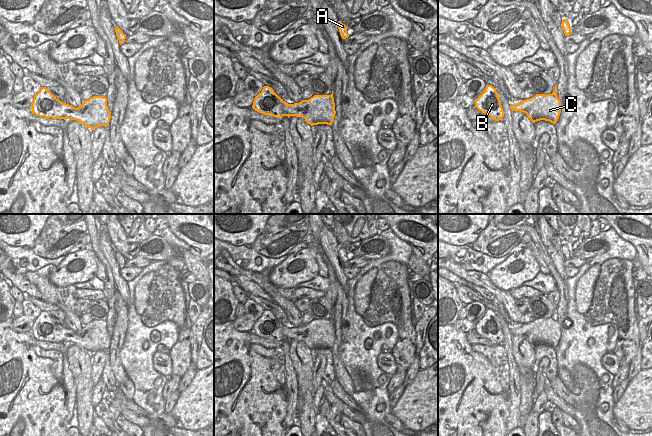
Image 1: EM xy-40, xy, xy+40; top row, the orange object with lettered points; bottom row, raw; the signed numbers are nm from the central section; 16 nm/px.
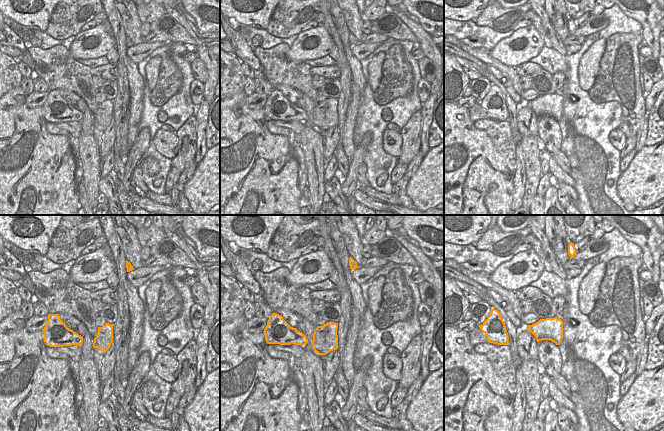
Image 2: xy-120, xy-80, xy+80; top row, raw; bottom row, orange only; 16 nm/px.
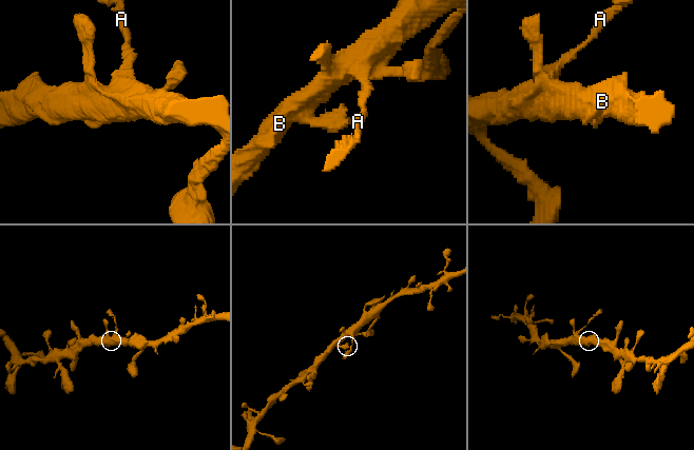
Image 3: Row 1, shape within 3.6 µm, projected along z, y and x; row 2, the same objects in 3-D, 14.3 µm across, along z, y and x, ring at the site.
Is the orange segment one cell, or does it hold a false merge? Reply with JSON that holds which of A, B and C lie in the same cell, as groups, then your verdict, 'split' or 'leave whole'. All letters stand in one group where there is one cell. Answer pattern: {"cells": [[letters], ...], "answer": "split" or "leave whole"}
{"cells": [["A", "B", "C"]], "answer": "leave whole"}

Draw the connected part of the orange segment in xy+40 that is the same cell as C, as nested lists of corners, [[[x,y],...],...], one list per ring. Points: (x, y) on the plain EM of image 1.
[[[557,308],[552,318],[536,318],[534,321],[522,324],[517,329],[510,329],[512,335],[524,336],[532,346],[540,344],[553,348],[559,343],[561,326],[557,321]]]

